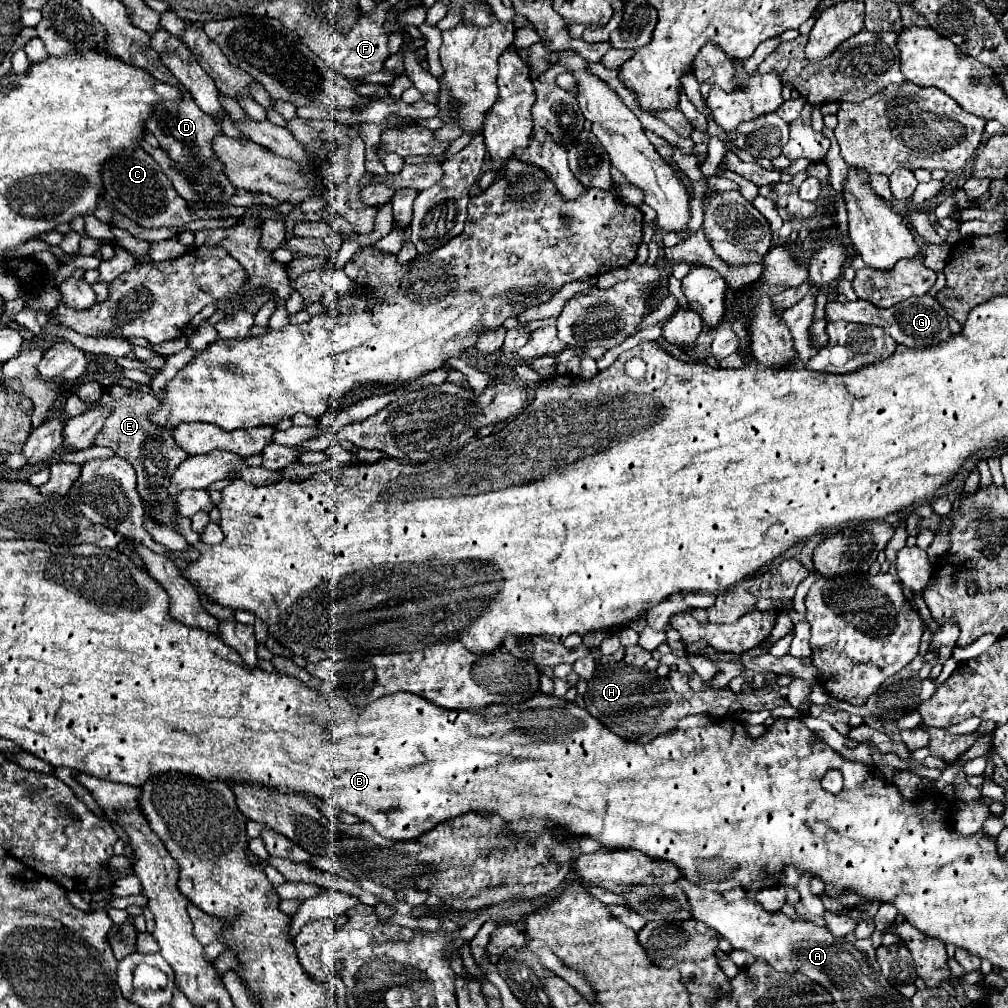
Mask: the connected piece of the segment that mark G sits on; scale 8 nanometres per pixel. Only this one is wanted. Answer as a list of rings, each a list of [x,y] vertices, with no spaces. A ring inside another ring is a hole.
[[[916,297],[916,299],[908,299],[906,303],[898,303],[890,309],[878,309],[874,307],[872,303],[864,301],[864,299],[858,299],[858,301],[846,301],[846,303],[840,303],[840,301],[828,301],[826,303],[826,319],[828,321],[854,321],[854,323],[874,323],[874,325],[880,325],[888,331],[888,335],[900,343],[900,345],[906,345],[906,347],[926,347],[926,345],[932,345],[932,343],[940,343],[944,339],[950,339],[950,329],[948,329],[948,315],[946,311],[940,307],[940,303],[934,299],[934,297]]]

